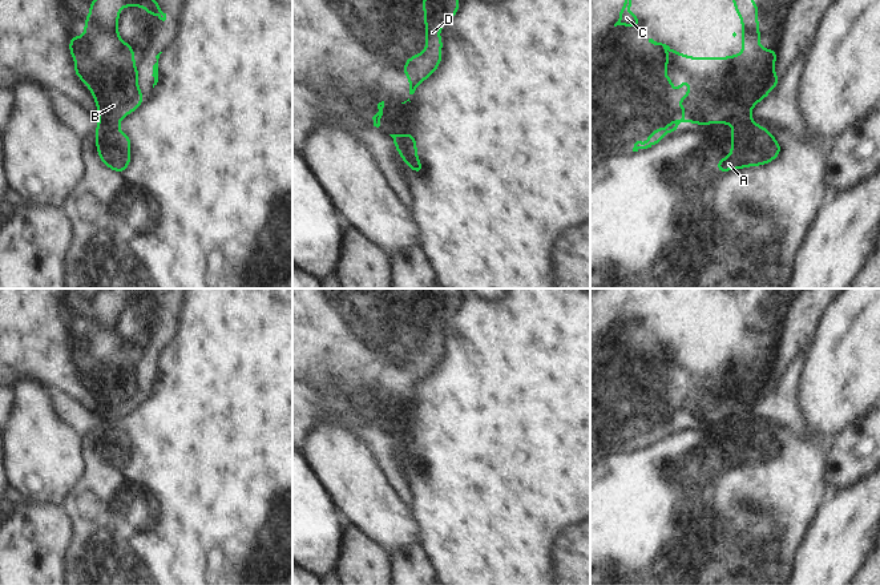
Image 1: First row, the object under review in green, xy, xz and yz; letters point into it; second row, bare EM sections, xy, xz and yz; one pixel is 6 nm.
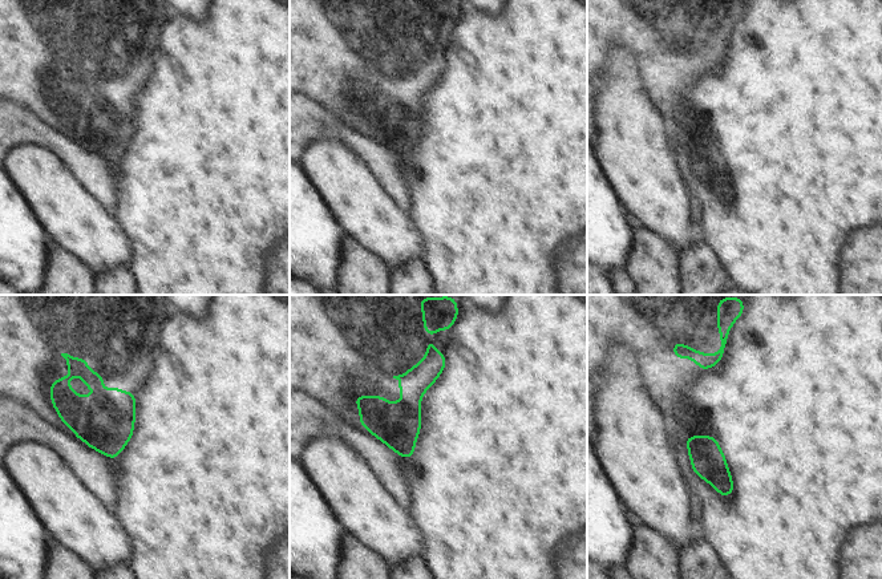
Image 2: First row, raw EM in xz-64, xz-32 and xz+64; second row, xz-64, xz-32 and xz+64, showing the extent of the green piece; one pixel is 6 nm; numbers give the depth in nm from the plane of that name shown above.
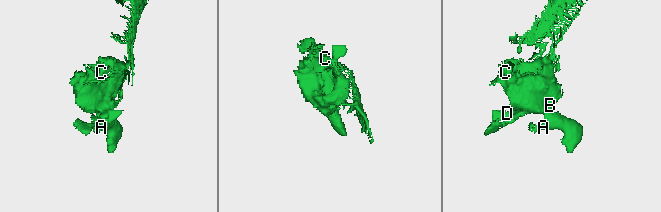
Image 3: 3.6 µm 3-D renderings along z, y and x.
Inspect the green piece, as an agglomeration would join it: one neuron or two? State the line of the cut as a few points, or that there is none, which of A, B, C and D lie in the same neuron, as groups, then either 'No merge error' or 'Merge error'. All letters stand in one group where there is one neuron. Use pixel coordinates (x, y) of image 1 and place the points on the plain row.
Split along xz (404, 432), (404, 442), (410, 446). Groups: A / B C D. Merge error

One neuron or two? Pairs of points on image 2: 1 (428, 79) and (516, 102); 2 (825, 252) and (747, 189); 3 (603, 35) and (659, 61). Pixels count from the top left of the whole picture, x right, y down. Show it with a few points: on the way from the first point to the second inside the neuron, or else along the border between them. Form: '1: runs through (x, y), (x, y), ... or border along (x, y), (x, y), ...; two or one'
1: border along (445, 51), (445, 69), (423, 97), (420, 108); two
2: runs through (805, 233), (767, 194); one
3: runs through (617, 35), (632, 35), (646, 48); one

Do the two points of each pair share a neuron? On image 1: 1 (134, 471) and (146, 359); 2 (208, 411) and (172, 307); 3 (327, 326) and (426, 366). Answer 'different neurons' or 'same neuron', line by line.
1: different neurons
2: different neurons
3: same neuron

